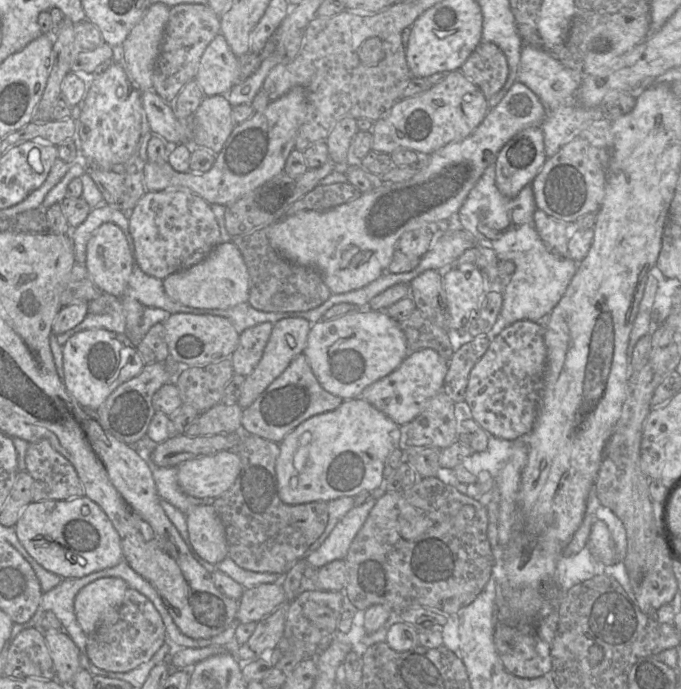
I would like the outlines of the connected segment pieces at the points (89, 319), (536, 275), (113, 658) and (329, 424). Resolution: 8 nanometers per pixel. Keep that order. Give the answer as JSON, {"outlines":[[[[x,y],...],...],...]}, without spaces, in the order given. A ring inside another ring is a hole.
{"outlines":[[[[120,298],[112,302],[102,314],[87,313],[81,323],[67,332],[57,335],[57,343],[63,347],[74,334],[89,329],[105,329],[115,333],[124,334],[126,331],[125,312]]],[[[496,164],[489,165],[476,185],[469,192],[454,223],[470,232],[477,243],[492,248],[499,260],[512,261],[515,271],[502,290],[503,304],[499,317],[508,325],[520,320],[546,324],[549,314],[564,295],[577,271],[577,263],[570,257],[552,252],[540,238],[534,223],[537,209],[531,184],[517,196],[506,197],[500,193],[495,182]]],[[[128,588],[119,606],[108,612],[97,629],[87,635],[89,660],[100,669],[120,673],[148,662],[168,639],[162,617],[154,604],[132,588]]],[[[362,398],[345,399],[334,410],[316,414],[292,430],[279,442],[280,454],[275,470],[280,499],[289,505],[355,497],[362,491],[373,491],[384,483],[383,470],[387,457],[398,445],[391,433],[400,429],[394,421]]]]}

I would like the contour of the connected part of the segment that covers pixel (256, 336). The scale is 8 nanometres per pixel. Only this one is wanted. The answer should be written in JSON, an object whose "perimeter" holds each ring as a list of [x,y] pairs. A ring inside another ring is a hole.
{"perimeter":[[[263,322],[240,333],[238,346],[229,357],[235,374],[247,376],[254,370],[263,355],[272,328],[272,323]]]}

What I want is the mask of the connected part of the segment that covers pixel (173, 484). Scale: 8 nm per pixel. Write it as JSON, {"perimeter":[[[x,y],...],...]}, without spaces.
{"perimeter":[[[153,467],[152,475],[157,493],[184,514],[196,505],[212,504],[215,498],[195,498],[182,492],[178,485],[177,467]]]}

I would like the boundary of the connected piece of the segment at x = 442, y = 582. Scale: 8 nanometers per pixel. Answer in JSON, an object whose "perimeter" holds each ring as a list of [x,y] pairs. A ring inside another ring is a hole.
{"perimeter":[[[422,477],[411,487],[400,490],[386,492],[382,497],[376,500],[374,507],[370,511],[365,523],[358,531],[354,540],[352,541],[348,553],[344,559],[348,580],[343,592],[350,602],[359,610],[365,610],[375,604],[382,604],[388,606],[393,614],[402,611],[425,607],[429,609],[438,610],[445,614],[457,614],[462,608],[471,604],[475,598],[485,588],[486,584],[492,578],[492,572],[495,565],[494,552],[488,539],[488,510],[484,504],[479,500],[459,492],[453,485],[444,483],[436,477]],[[465,505],[472,505],[476,510],[475,517],[472,520],[464,520],[458,513]],[[404,514],[422,514],[433,521],[433,525],[423,534],[413,540],[404,539],[399,532],[399,517]]]}

